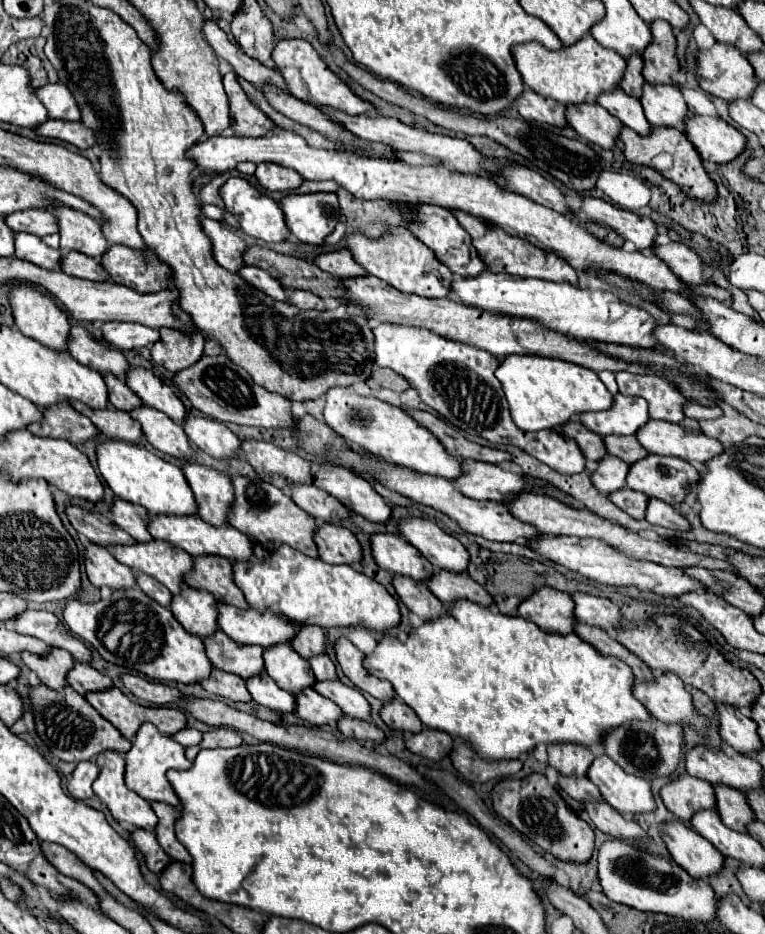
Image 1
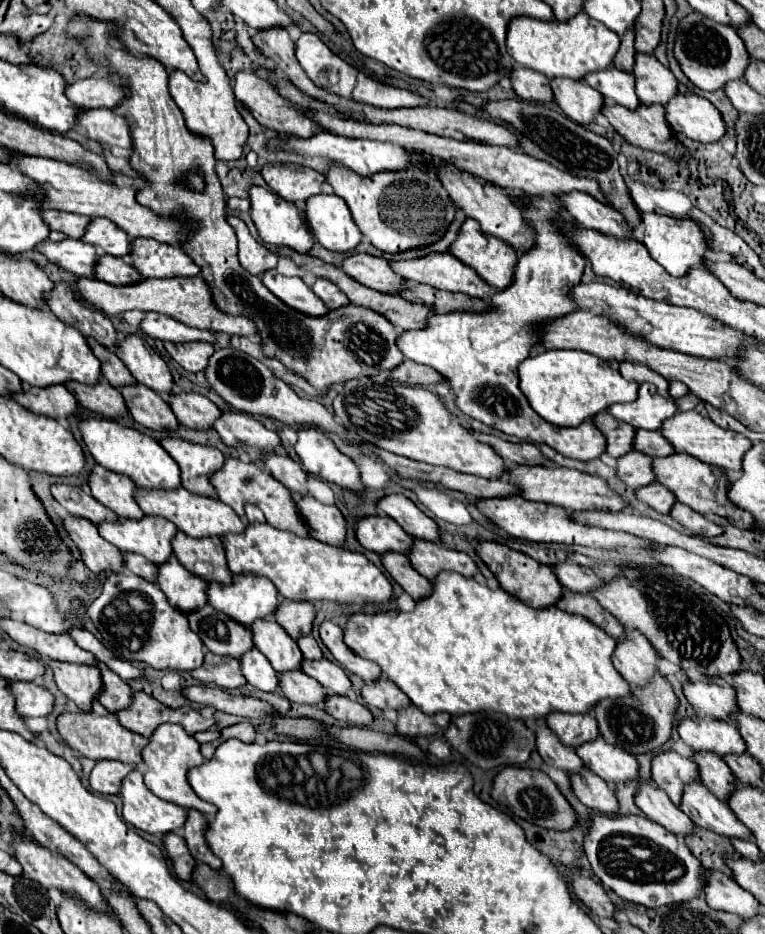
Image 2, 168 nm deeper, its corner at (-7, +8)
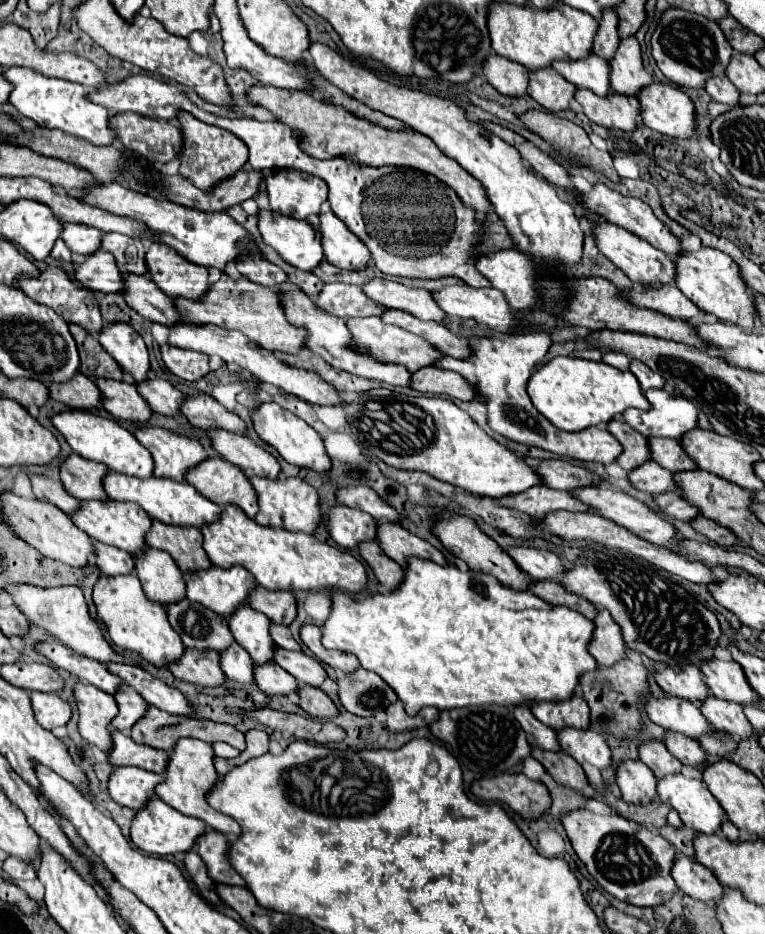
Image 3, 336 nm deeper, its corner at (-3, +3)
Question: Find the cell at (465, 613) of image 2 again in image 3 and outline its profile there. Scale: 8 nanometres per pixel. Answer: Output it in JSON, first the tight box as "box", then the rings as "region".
{"box":[322,557,598,715],"region":[[[412,557],[412,559],[408,559],[408,569],[404,573],[404,581],[394,593],[390,593],[390,595],[376,593],[376,595],[370,595],[362,601],[356,601],[346,593],[336,591],[332,595],[332,603],[334,603],[332,613],[322,627],[324,647],[356,655],[364,669],[378,673],[396,691],[396,695],[404,703],[404,709],[408,715],[416,715],[424,707],[436,707],[440,711],[448,711],[448,709],[458,709],[458,707],[468,707],[468,705],[504,705],[508,709],[514,709],[518,705],[532,705],[532,703],[540,703],[540,701],[568,701],[574,697],[574,693],[580,685],[580,677],[584,673],[596,671],[596,667],[598,667],[596,659],[588,653],[588,643],[592,641],[592,633],[596,629],[592,621],[588,621],[586,617],[580,617],[580,613],[576,613],[568,607],[560,607],[560,605],[552,607],[546,601],[542,601],[540,597],[536,597],[532,591],[514,591],[514,589],[500,585],[490,575],[472,573],[472,571],[462,573],[454,565],[442,567],[442,565],[436,565],[434,561],[424,561],[424,559]]]}

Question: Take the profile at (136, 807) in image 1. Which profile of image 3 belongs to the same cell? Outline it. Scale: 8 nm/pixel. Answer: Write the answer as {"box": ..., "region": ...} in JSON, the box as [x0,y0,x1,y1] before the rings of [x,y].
{"box":[130,797,208,855],"region":[[[152,797],[152,801],[148,801],[148,805],[144,805],[144,809],[138,809],[138,813],[134,815],[132,827],[130,827],[130,837],[132,837],[134,845],[138,849],[146,851],[148,855],[172,855],[172,853],[186,853],[188,849],[192,849],[196,839],[206,829],[208,829],[208,825],[204,825],[204,821],[182,815],[180,811],[166,805],[162,799]]]}

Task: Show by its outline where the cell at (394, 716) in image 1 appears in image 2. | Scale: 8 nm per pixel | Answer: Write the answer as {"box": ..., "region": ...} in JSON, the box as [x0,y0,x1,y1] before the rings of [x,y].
{"box":[360,676,408,708],"region":[[[386,676],[376,678],[370,684],[364,684],[360,690],[360,696],[364,698],[364,702],[368,706],[374,708],[406,708],[408,706],[408,696],[404,696],[404,692],[400,692],[400,688],[396,688],[396,684],[392,684],[392,680],[388,680]]]}

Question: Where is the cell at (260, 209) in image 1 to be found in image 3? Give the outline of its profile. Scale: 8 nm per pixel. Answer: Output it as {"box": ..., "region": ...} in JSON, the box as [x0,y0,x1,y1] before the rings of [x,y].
{"box":[258,209,322,271],"region":[[[260,209],[258,211],[258,229],[262,233],[262,239],[266,245],[270,245],[272,249],[278,251],[278,255],[288,261],[290,265],[304,269],[304,271],[312,271],[322,259],[322,245],[320,245],[320,233],[308,223],[308,221],[296,221],[292,217],[284,217],[272,209]]]}

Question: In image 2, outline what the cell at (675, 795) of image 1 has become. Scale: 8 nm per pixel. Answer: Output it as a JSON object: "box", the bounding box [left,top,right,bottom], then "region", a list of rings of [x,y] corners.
{"box":[652,750,698,804],"region":[[[672,750],[660,752],[652,758],[652,780],[666,790],[672,804],[680,804],[684,782],[698,780],[696,762],[688,756],[680,756]]]}

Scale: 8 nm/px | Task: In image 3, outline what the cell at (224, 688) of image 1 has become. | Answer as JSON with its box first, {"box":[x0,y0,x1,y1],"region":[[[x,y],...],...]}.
{"box":[168,649,226,687],"region":[[[186,649],[180,661],[168,665],[168,669],[180,681],[204,685],[204,687],[218,687],[218,685],[224,685],[226,681],[224,671],[220,669],[218,657],[220,657],[218,653]]]}

